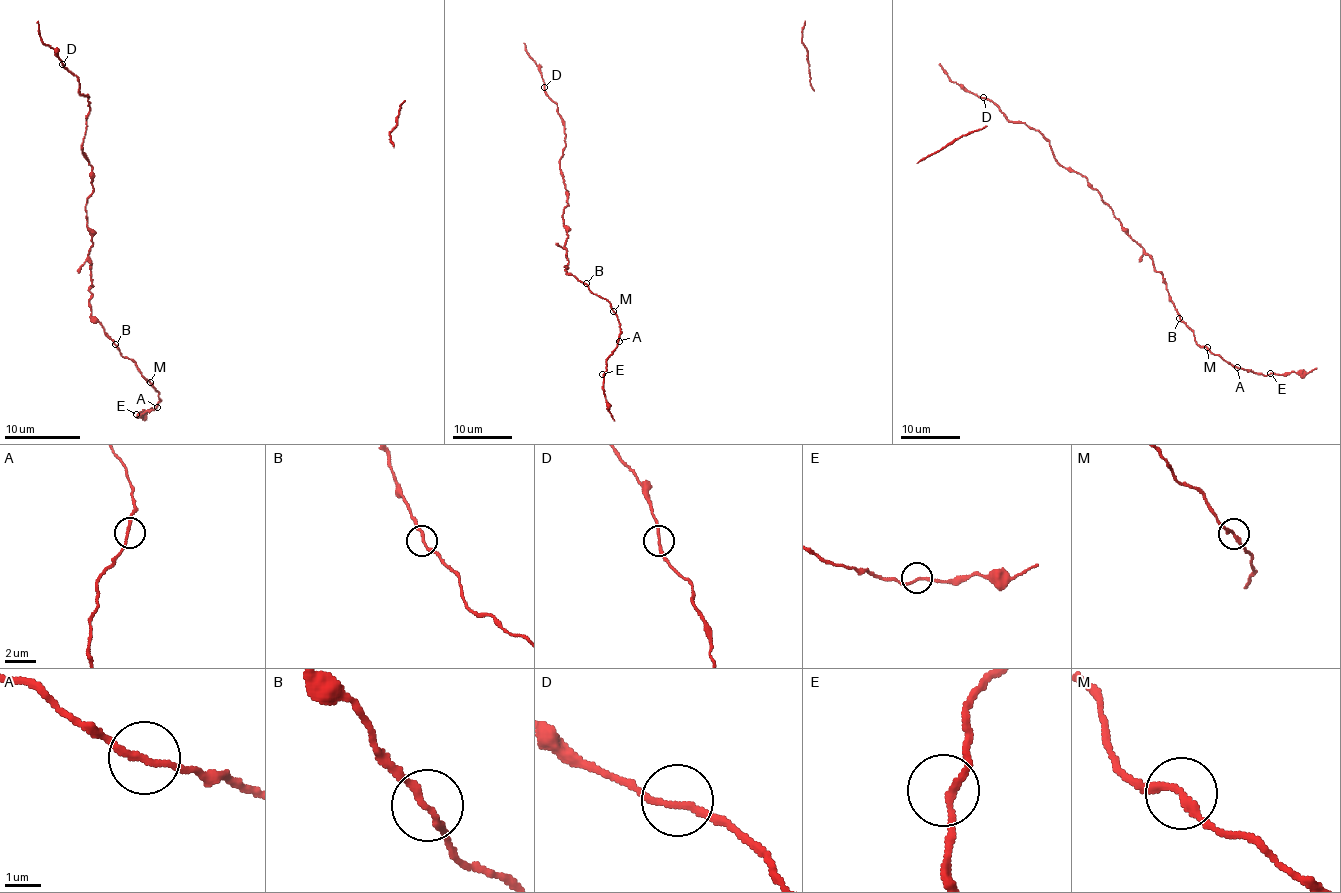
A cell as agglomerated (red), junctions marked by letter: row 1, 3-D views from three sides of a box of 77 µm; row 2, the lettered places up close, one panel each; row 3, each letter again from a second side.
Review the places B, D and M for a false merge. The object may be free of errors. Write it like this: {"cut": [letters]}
{"cut": []}

